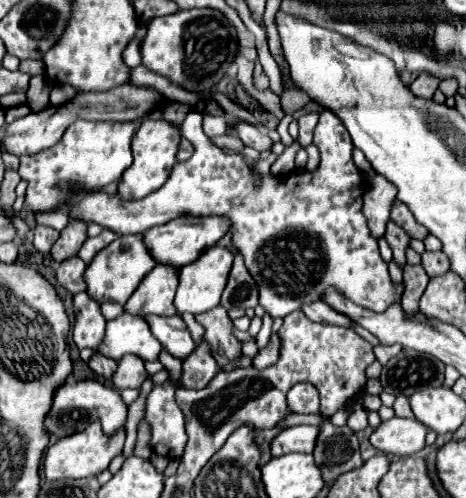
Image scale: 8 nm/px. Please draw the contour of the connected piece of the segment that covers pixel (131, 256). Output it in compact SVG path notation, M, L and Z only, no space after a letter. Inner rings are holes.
M124 235L118 237L116 241L112 241L106 249L102 249L92 263L86 267L84 271L84 281L86 281L86 293L90 293L90 297L96 303L120 303L124 305L128 301L128 297L134 293L134 289L140 285L142 277L152 271L156 265L156 261L150 257L142 237L136 235Z

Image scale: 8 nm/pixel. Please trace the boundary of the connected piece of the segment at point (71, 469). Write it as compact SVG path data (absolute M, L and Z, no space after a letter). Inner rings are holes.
M92 423L84 431L68 435L66 439L60 439L48 447L44 457L44 477L46 481L58 481L58 479L80 479L98 475L104 469L108 469L110 461L122 451L122 447L124 447L124 433L106 437L102 433L100 423Z

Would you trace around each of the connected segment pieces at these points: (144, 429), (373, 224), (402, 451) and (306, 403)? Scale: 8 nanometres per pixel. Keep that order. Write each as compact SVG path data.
M142 419L142 421L138 423L138 437L136 437L136 445L134 445L134 455L148 459L148 457L150 457L150 453L152 453L150 439L152 439L150 423L148 423L146 419Z
M372 179L364 193L364 215L374 235L384 235L386 221L390 219L390 207L396 201L396 187L388 179Z
M392 417L380 423L380 427L370 435L370 443L390 455L414 455L424 447L428 427L416 419Z
M296 383L288 391L288 407L294 413L318 413L318 389L312 383Z

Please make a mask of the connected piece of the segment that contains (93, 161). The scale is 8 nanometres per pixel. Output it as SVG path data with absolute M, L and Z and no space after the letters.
M78 119L68 127L64 137L50 149L44 149L34 155L20 157L20 177L28 183L26 191L26 207L32 213L46 213L60 205L60 181L76 181L76 185L84 185L84 189L102 189L112 181L118 181L132 165L130 139L136 131L138 123L92 123Z

